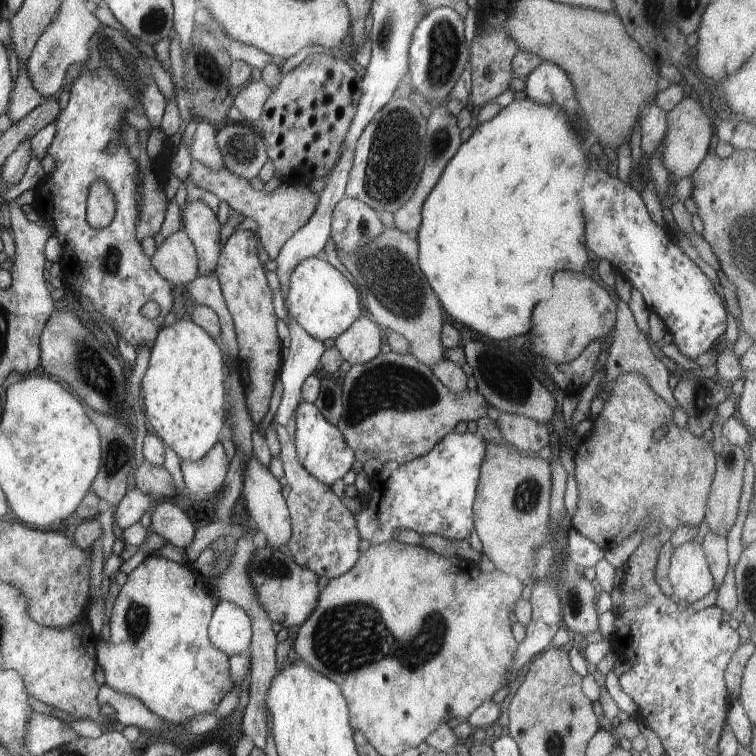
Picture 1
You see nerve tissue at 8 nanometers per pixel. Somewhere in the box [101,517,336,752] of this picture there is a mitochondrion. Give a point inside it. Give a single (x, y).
(137, 619)

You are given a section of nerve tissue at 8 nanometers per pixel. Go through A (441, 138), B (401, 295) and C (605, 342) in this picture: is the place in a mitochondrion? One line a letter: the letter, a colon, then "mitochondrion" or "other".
A: mitochondrion
B: mitochondrion
C: other

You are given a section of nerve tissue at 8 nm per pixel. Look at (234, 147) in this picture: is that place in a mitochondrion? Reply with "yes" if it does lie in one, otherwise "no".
yes

